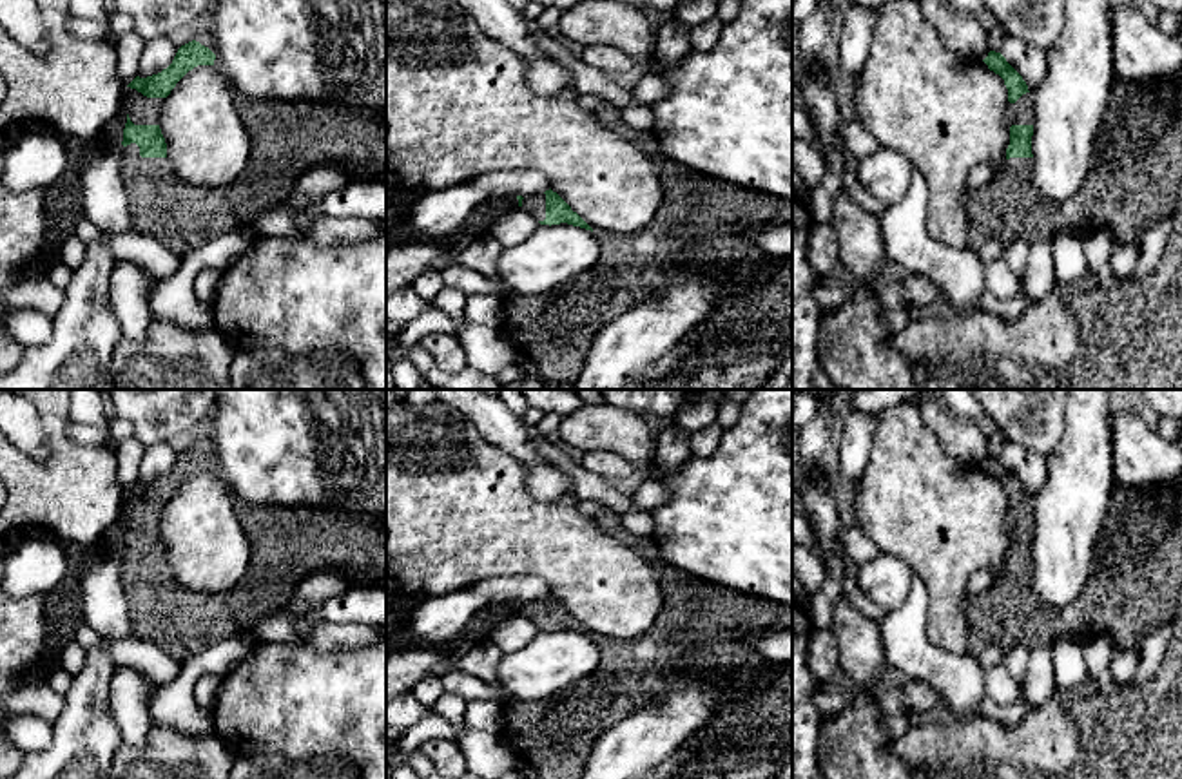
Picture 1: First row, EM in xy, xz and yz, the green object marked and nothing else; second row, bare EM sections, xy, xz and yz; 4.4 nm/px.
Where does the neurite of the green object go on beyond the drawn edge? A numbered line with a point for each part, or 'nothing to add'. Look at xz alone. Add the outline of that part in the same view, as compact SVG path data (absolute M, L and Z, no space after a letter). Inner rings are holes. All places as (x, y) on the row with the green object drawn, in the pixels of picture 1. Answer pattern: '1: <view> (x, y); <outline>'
1: xz (535, 205); M546 194L526 196L522 199L522 208L526 208L537 221L546 219Z

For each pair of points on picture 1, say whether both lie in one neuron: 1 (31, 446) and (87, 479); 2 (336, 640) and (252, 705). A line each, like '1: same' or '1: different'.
1: different
2: different

